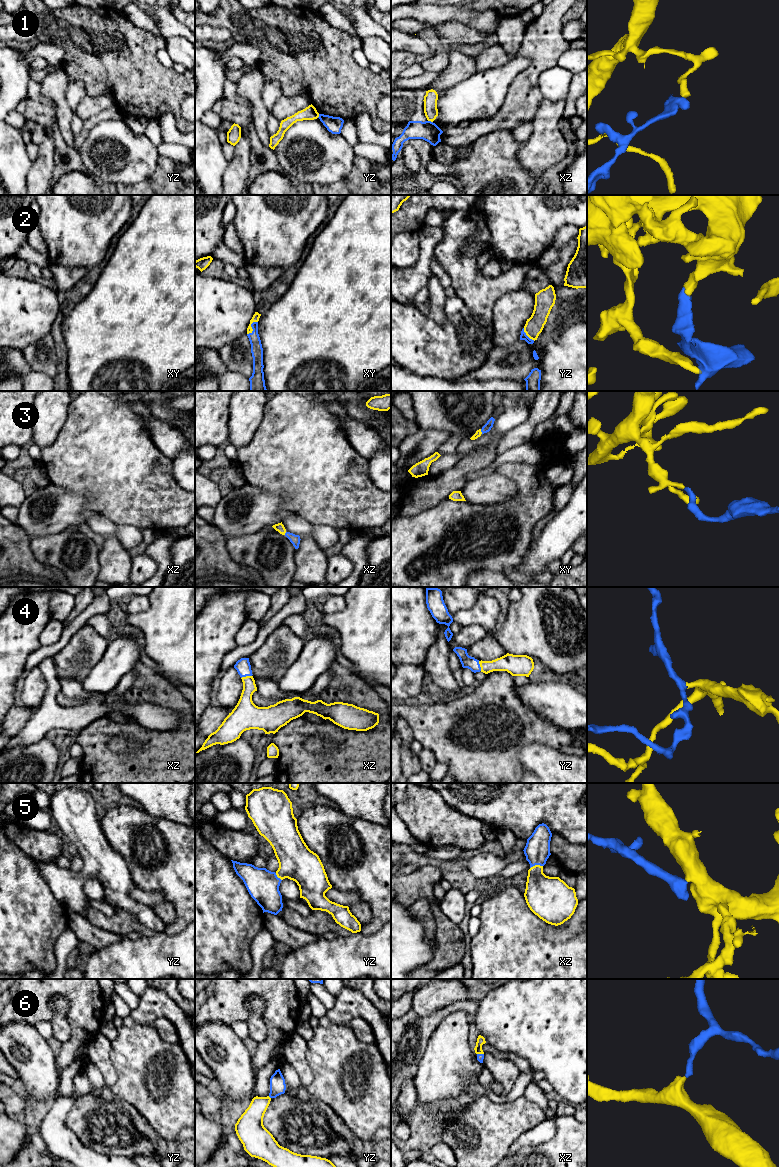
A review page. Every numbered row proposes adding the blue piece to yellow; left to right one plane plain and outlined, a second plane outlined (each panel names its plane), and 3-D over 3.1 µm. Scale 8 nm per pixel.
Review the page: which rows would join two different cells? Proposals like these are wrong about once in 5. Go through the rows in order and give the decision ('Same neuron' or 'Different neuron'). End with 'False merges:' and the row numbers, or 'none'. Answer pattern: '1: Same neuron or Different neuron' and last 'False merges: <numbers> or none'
1: Different neuron
2: Same neuron
3: Same neuron
4: Same neuron
5: Same neuron
6: Same neuron
False merges: 1

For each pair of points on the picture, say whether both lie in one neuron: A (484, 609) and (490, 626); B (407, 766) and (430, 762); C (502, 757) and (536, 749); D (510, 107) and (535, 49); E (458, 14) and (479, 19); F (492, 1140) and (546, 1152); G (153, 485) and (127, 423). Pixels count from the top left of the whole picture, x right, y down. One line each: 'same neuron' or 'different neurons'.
A: same neuron
B: different neurons
C: different neurons
D: same neuron
E: same neuron
F: different neurons
G: same neuron

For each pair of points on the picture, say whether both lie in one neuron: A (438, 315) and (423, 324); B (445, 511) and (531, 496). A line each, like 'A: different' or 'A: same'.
A: different
B: same

